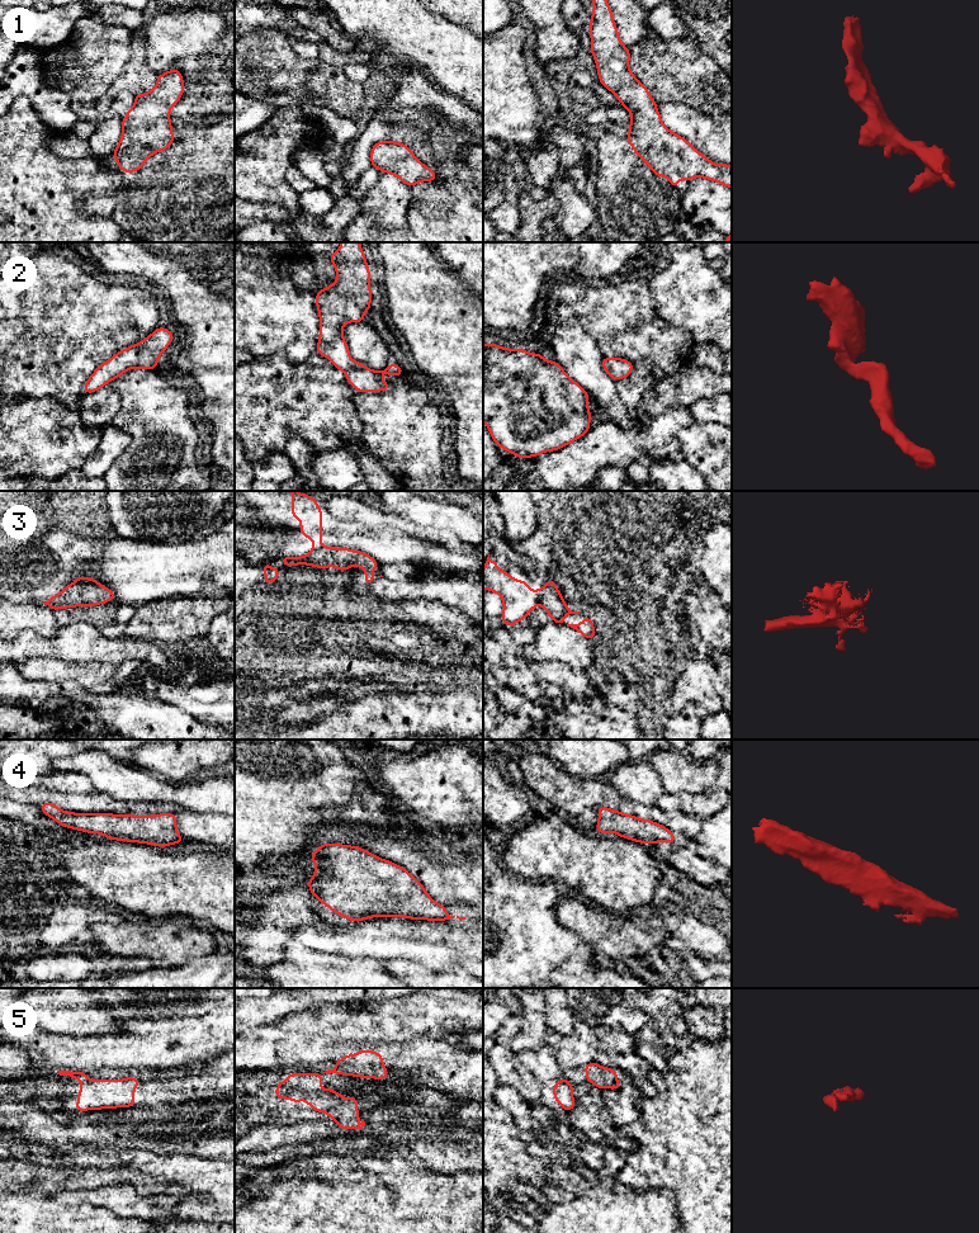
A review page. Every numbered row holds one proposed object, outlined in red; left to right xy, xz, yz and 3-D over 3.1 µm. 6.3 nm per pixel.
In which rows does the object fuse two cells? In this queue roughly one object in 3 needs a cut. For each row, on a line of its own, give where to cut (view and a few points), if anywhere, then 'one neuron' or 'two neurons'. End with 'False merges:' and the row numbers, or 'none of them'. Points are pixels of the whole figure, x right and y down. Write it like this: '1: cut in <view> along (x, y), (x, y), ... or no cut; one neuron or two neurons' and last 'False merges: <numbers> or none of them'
1: no cut; one neuron
2: no cut; one neuron
3: cut in yz along (543, 589), (538, 603); two neurons
4: no cut; one neuron
5: cut in xy along (89, 1078), (84, 1082); two neurons
False merges: 3, 5

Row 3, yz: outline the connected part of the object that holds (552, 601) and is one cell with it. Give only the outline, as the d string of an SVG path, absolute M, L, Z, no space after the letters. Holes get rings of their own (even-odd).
M549 580L543 587L539 604L550 615L553 622L564 624L564 616L567 614L580 614L580 611L572 611L564 603L555 582Z

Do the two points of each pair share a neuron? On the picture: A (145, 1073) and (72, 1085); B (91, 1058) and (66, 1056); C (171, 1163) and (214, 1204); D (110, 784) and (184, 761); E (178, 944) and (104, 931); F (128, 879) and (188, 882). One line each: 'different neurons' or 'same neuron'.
A: different neurons
B: same neuron
C: same neuron
D: different neurons
E: same neuron
F: same neuron

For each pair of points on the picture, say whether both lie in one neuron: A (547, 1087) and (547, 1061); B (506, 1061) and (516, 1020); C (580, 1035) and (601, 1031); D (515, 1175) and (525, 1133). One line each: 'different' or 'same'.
A: same
B: same
C: different
D: different

